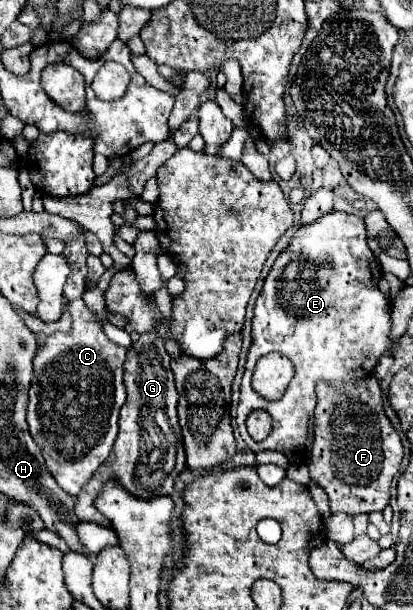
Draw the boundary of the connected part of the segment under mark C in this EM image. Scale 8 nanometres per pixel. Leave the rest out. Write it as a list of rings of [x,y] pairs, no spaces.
[[[81,297],[69,301],[67,311],[71,313],[71,321],[73,321],[71,329],[67,333],[57,331],[49,335],[33,357],[35,373],[29,387],[27,419],[29,419],[29,433],[35,439],[35,443],[39,443],[49,473],[55,477],[61,489],[77,497],[85,487],[85,483],[91,479],[91,475],[99,469],[99,465],[107,461],[113,449],[113,441],[117,437],[119,409],[125,403],[123,361],[127,349],[107,339],[107,335],[103,333],[101,319],[95,315],[93,309],[85,305]]]

